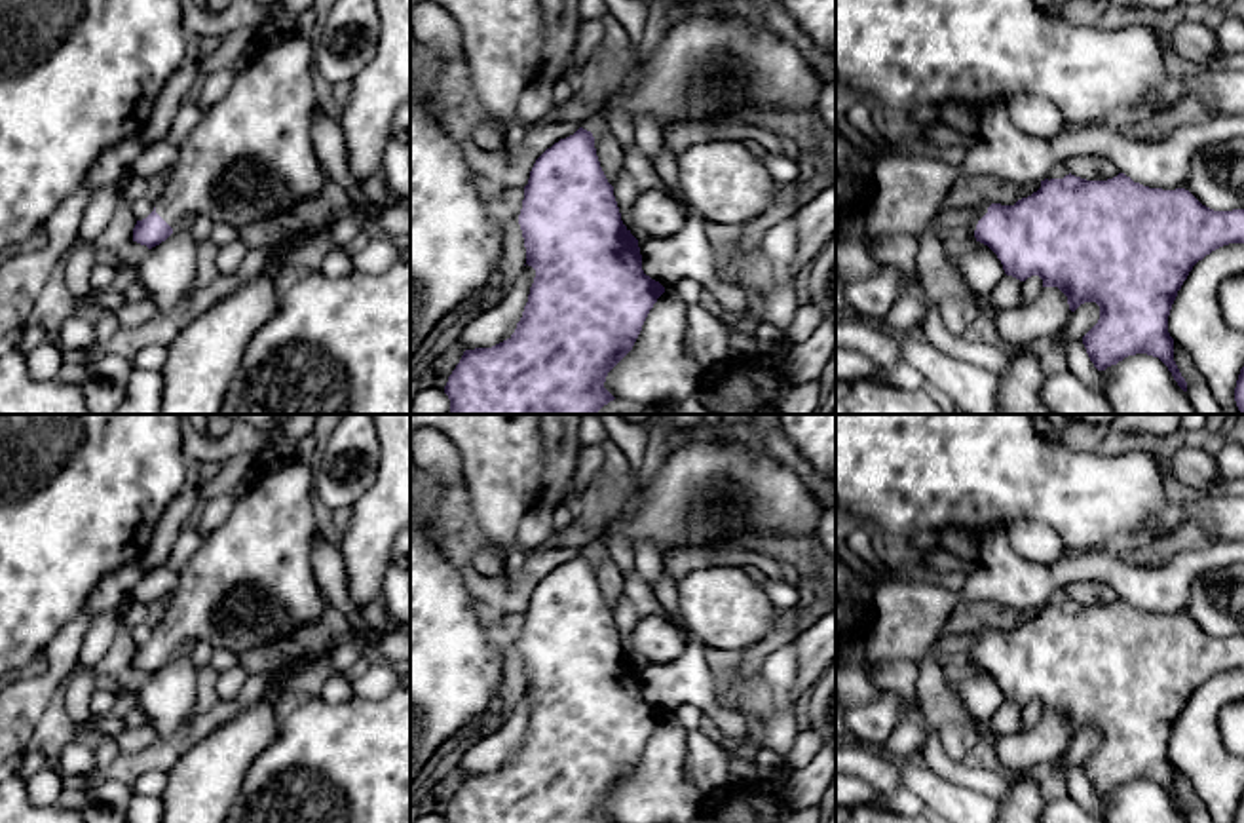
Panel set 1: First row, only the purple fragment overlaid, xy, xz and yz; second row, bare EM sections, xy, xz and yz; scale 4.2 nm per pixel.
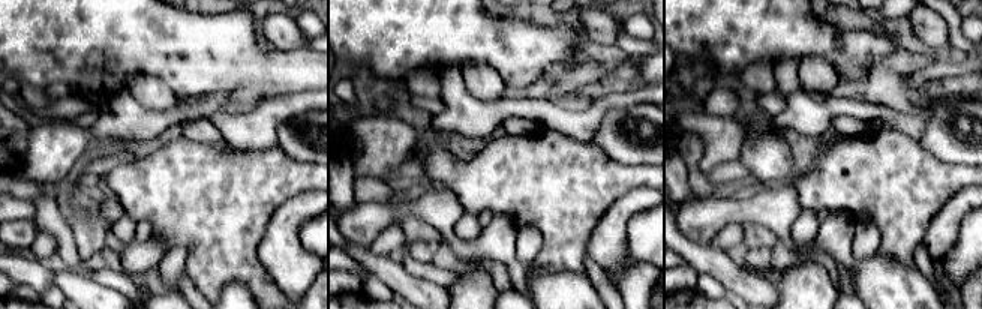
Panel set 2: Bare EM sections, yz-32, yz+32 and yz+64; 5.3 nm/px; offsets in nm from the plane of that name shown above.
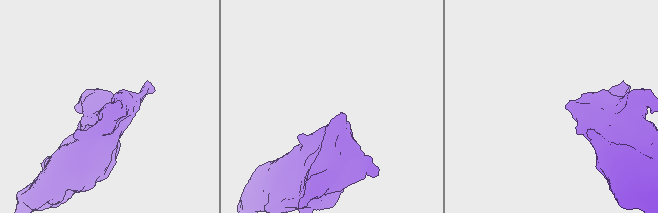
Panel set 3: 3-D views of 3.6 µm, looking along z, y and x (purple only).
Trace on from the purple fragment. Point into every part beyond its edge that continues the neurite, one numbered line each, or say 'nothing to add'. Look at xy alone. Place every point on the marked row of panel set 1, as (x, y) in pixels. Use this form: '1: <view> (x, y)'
1: xy (251, 156)

